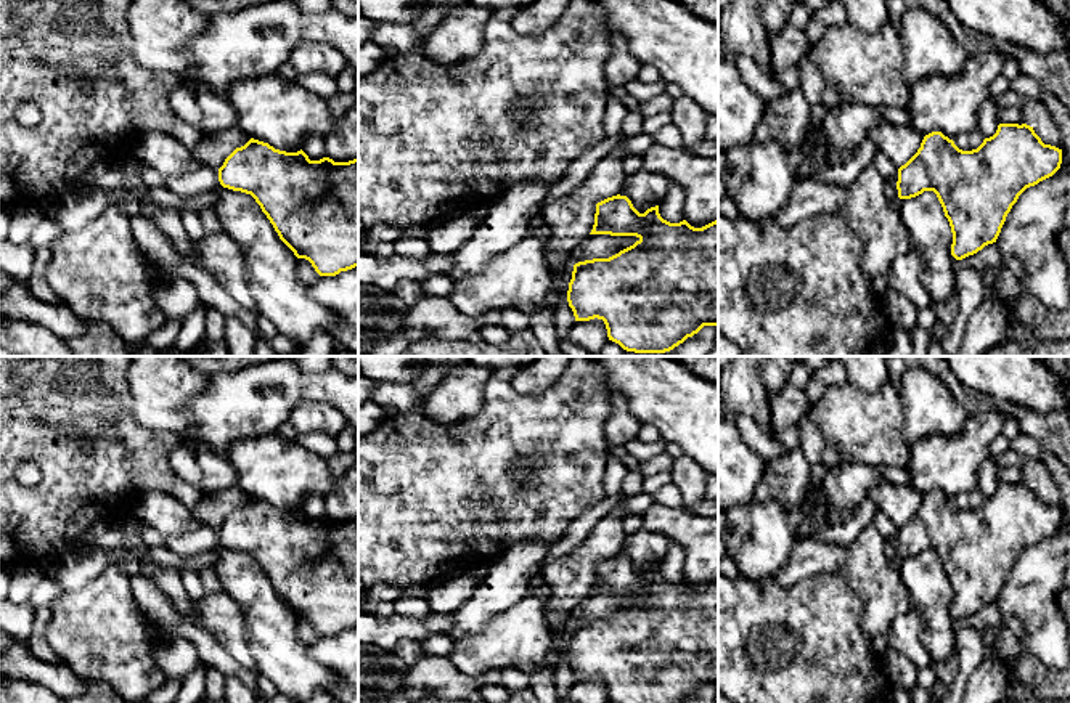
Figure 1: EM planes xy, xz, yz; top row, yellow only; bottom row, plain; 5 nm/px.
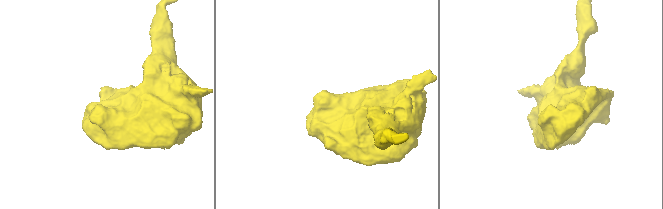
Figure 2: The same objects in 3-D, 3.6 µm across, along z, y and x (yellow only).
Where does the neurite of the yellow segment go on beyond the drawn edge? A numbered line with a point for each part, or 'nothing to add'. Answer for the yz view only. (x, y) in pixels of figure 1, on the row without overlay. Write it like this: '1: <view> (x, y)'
nothing to add

